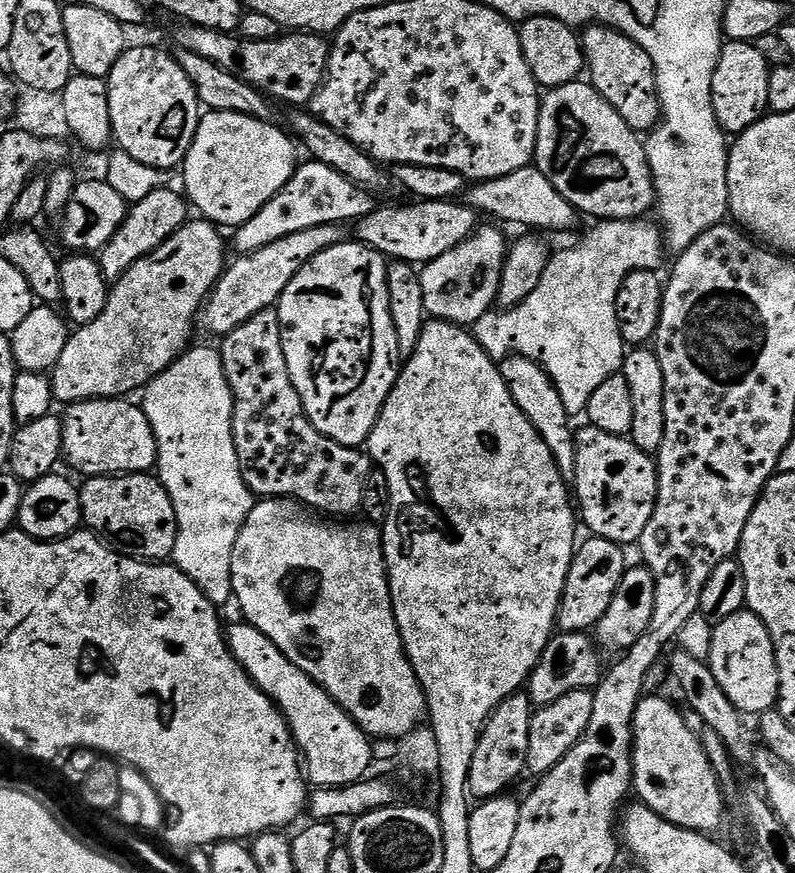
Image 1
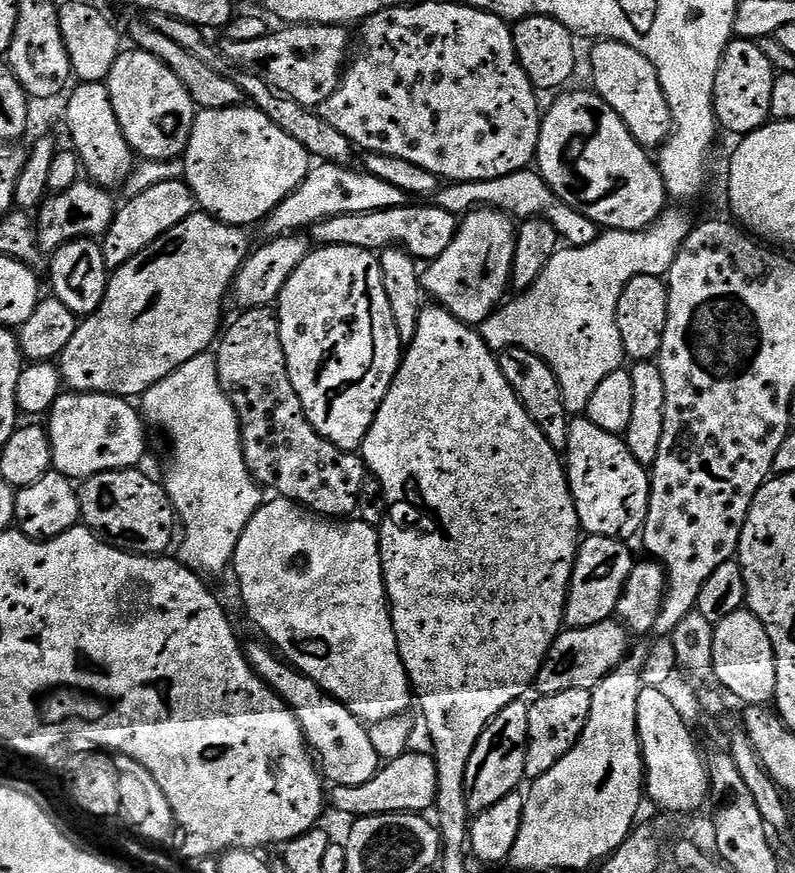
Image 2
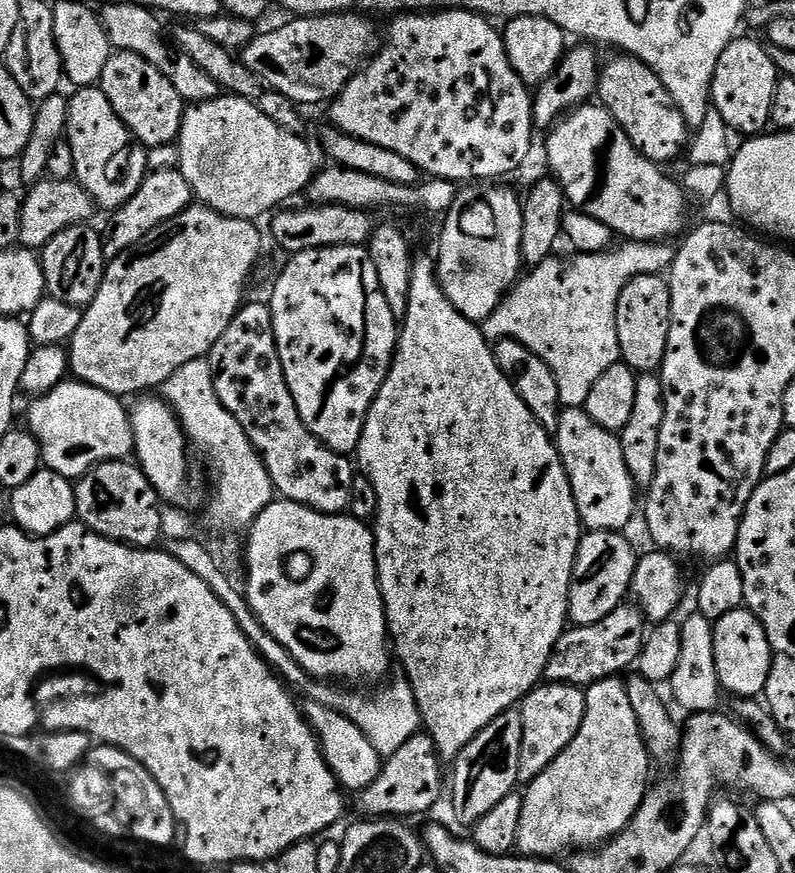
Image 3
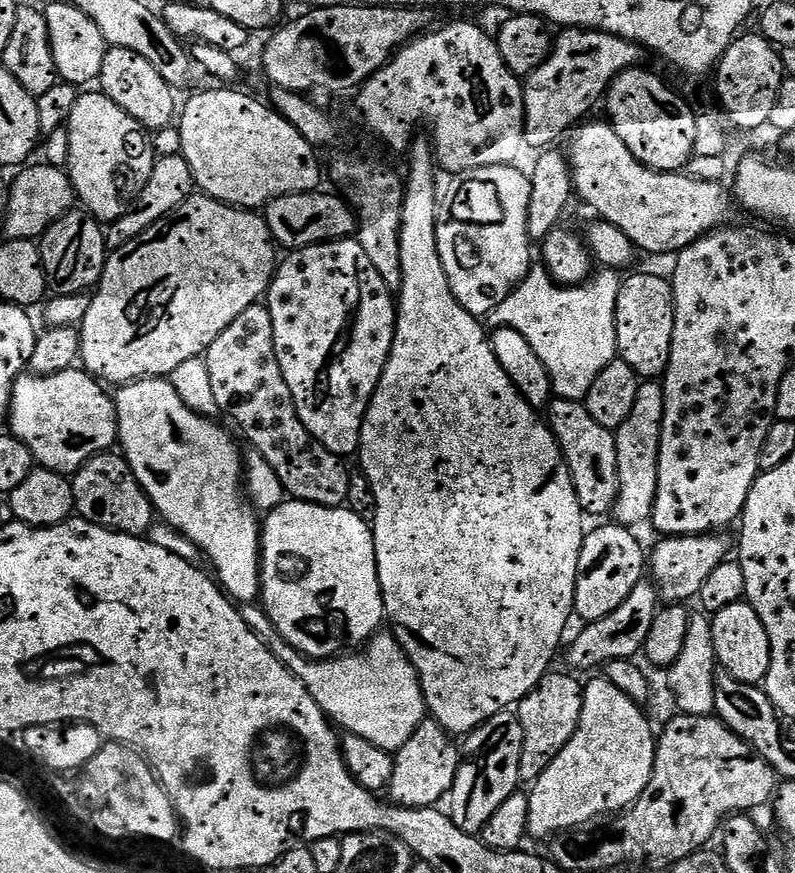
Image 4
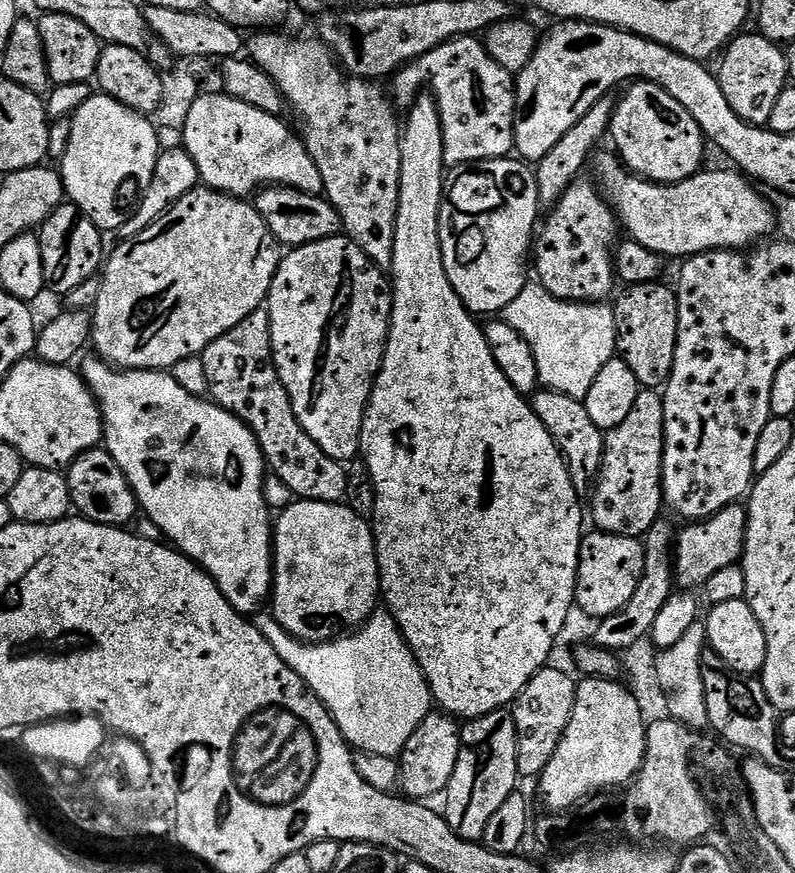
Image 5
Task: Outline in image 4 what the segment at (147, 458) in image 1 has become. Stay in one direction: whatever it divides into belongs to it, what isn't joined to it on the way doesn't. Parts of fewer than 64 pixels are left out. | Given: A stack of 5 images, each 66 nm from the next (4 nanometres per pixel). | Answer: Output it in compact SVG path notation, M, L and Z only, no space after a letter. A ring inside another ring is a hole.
M73 366L58 374L21 374L14 382L12 407L8 409L11 435L31 450L39 467L74 474L86 461L107 452L117 443L116 405L96 377Z

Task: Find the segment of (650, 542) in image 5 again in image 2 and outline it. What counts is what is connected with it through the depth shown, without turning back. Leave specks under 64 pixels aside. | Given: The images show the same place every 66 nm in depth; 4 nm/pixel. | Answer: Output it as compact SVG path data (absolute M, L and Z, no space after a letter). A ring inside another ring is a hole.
M619 619L603 620L594 626L568 628L561 631L556 641L550 646L546 658L536 675L535 691L542 696L562 694L562 690L594 689L602 678L617 671L628 652L630 633Z

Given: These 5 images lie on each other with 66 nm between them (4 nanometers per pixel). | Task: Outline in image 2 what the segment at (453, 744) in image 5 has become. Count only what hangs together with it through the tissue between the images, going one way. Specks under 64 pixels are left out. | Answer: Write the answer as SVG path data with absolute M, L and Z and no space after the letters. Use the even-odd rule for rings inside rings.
M409 750L398 758L387 761L370 782L362 786L342 787L335 785L328 794L329 805L351 819L377 816L388 813L417 814L429 811L437 796L437 766L435 759L429 754Z

